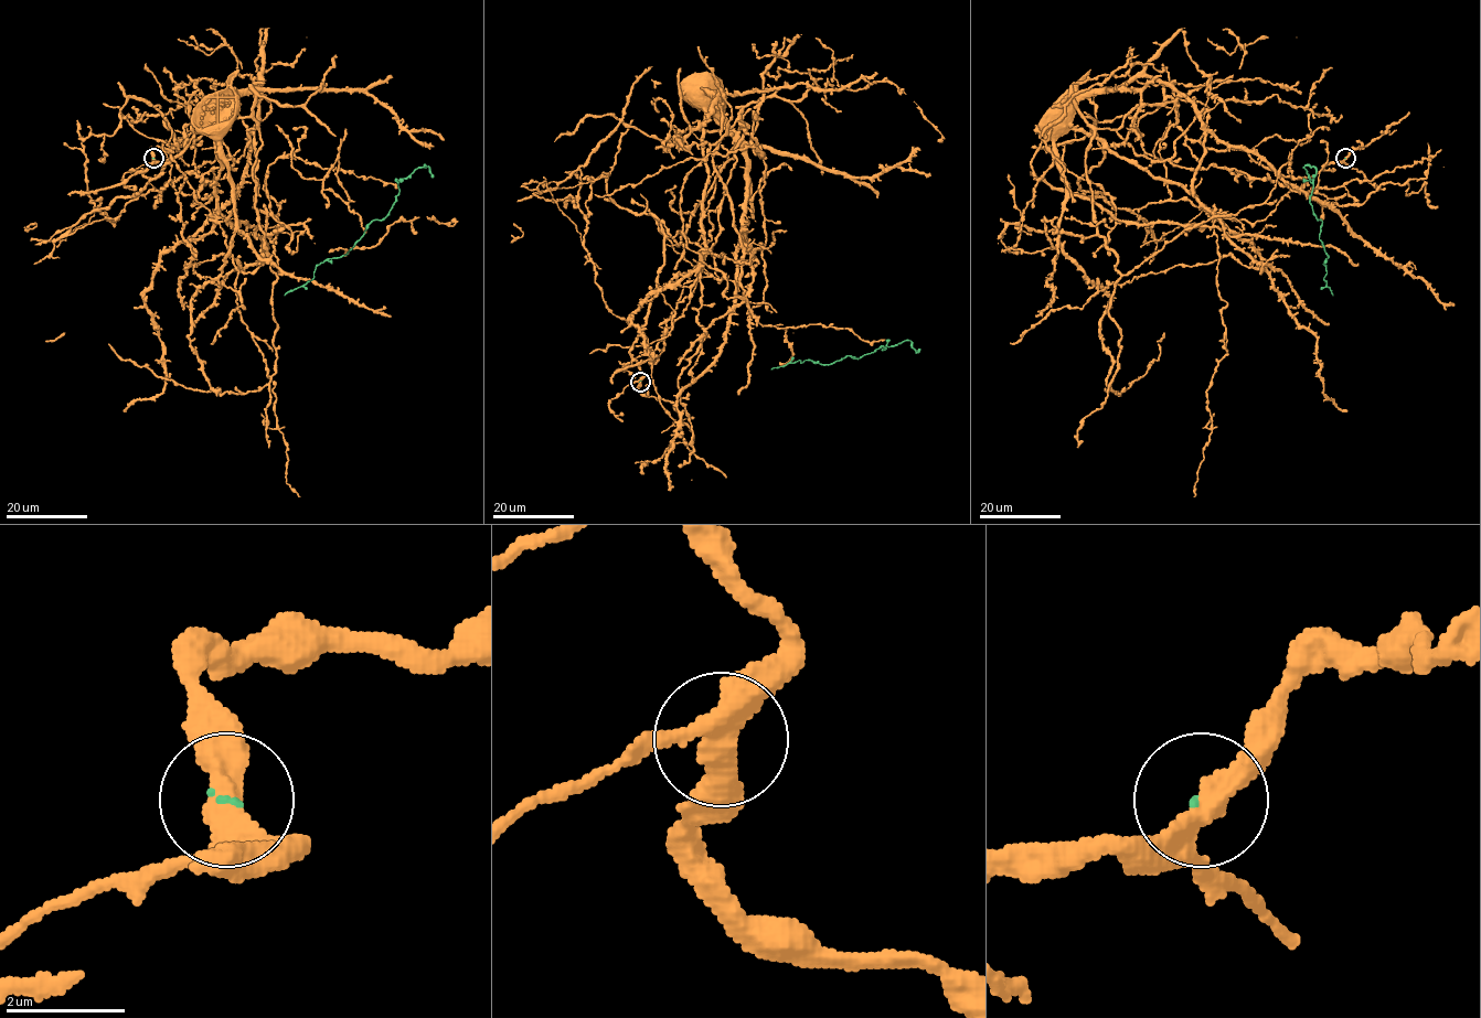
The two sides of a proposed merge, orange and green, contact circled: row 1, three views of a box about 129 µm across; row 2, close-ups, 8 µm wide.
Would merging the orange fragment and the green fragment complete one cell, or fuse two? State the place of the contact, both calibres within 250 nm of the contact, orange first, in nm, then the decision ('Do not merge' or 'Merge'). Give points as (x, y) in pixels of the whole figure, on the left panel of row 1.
Place: (153, 158). Thickness 340 nm (orange) against 50 nm. Do not merge

